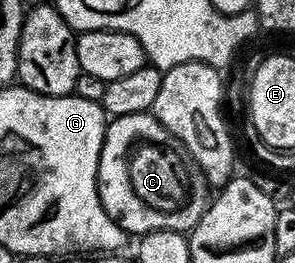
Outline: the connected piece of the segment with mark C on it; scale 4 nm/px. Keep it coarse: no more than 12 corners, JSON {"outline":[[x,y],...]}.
{"outline":[[150,113],[109,120],[98,196],[127,236],[189,233],[206,212]]}

